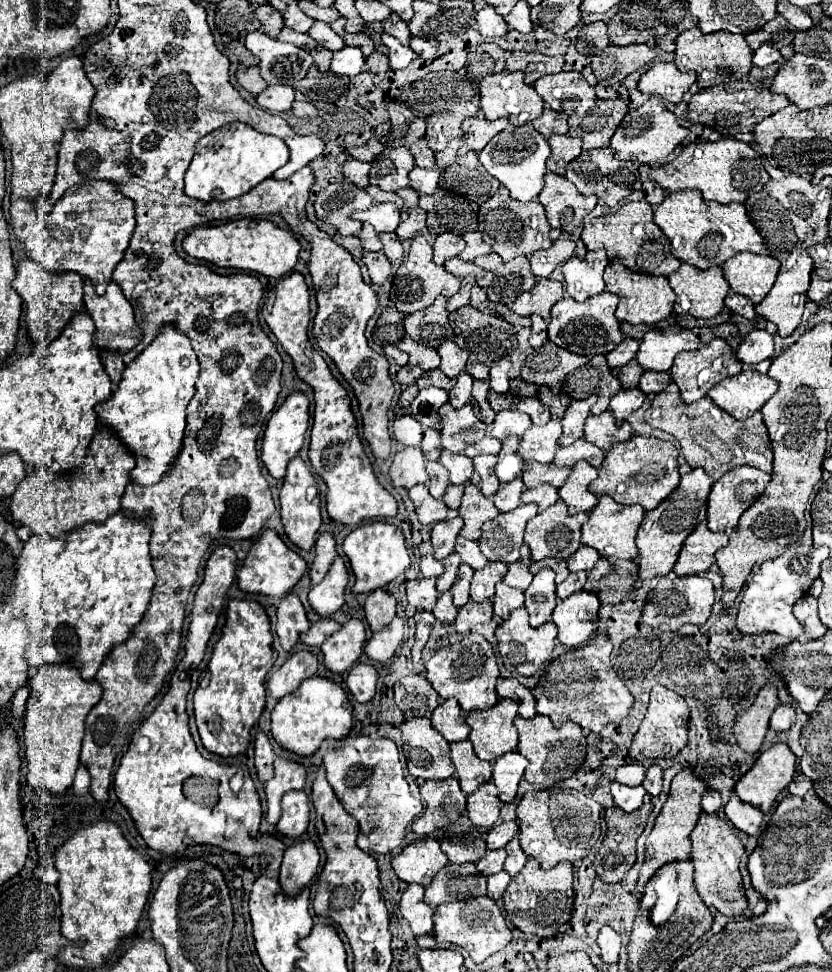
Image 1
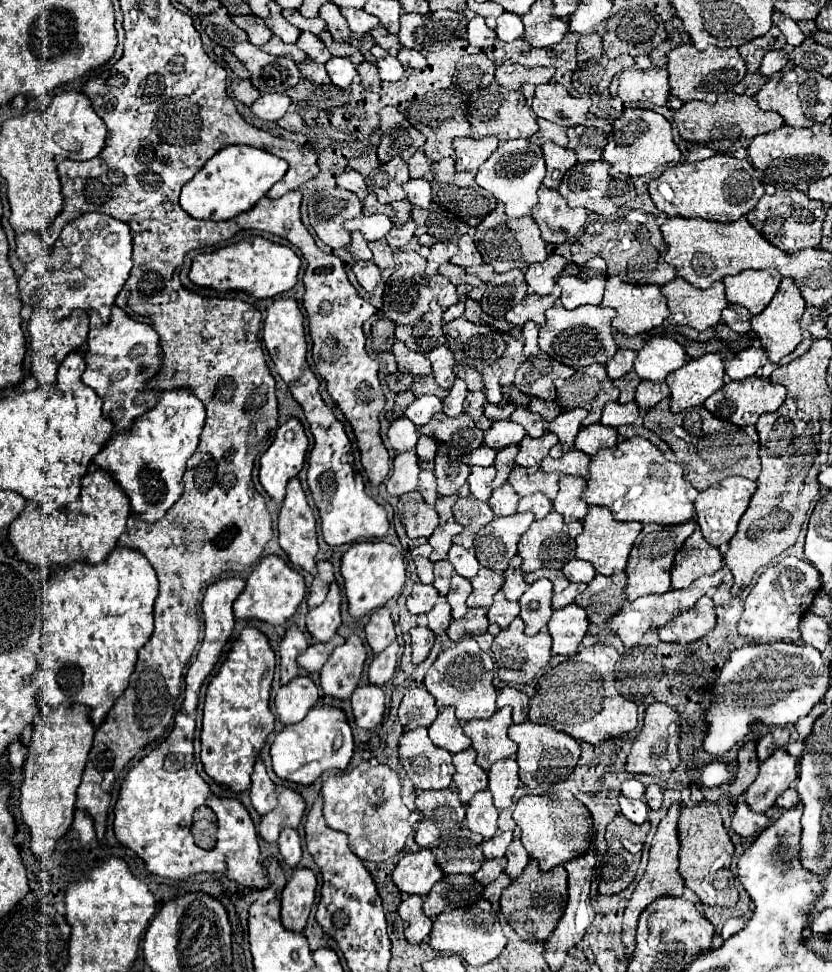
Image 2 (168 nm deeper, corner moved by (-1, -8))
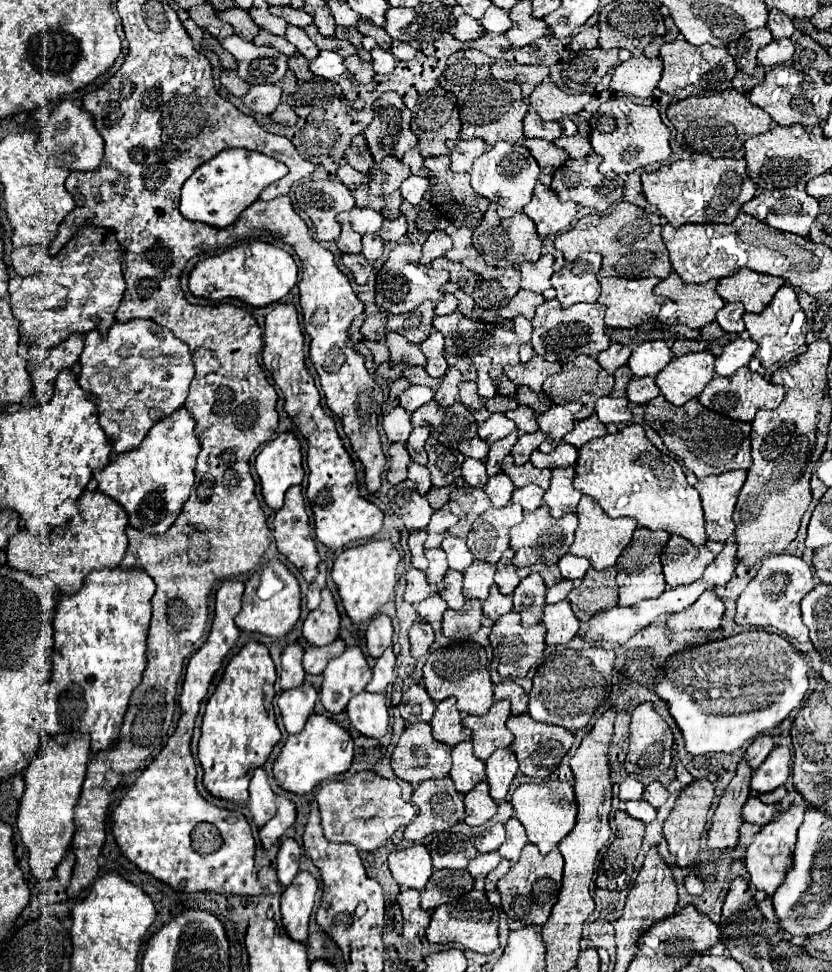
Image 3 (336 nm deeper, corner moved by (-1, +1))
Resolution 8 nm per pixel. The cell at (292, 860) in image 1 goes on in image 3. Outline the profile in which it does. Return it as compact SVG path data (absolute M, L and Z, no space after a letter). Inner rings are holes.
M299 872L295 880L283 890L281 896L281 914L283 926L289 936L297 942L305 942L307 938L307 924L315 904L317 880L311 872Z

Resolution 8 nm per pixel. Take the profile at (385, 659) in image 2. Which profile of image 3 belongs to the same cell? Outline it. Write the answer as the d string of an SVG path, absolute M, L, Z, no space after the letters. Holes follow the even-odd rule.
M389 646L375 662L373 666L373 678L367 684L365 690L369 692L387 692L387 686L393 680L393 668L395 668L395 652L393 646Z

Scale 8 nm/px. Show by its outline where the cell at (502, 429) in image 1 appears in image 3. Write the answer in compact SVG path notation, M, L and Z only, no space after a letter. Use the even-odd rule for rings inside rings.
M491 414L483 424L479 424L479 438L493 444L495 440L501 440L513 430L517 430L517 424L509 420L505 414Z

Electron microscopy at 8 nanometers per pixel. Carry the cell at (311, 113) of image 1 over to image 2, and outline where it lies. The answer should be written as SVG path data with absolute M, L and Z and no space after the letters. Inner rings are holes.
M287 111L281 119L279 119L279 125L287 131L301 131L303 129L303 119L297 111Z

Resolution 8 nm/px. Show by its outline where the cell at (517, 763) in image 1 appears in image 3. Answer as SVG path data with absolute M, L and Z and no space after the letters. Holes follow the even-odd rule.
M509 748L505 750L495 750L487 760L485 760L485 774L487 774L487 784L489 784L489 794L495 802L503 800L507 796L509 784L513 782L517 774L517 758Z

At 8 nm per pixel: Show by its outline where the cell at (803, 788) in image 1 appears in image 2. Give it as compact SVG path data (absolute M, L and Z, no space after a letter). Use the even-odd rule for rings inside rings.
M787 789L781 793L781 797L777 797L775 805L781 809L791 809L791 807L801 807L801 801L799 801L799 795L795 789Z

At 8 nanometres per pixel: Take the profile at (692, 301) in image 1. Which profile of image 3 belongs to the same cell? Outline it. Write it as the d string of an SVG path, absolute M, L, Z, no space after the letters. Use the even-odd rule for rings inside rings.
M671 272L655 288L655 294L661 294L677 304L677 320L689 328L703 328L715 320L717 310L723 308L723 298L715 290L717 280L705 284L685 284L677 272Z

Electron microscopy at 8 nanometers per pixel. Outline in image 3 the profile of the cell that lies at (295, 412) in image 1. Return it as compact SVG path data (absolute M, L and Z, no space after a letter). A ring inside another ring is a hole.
M281 432L275 440L267 442L255 460L255 470L267 506L279 510L285 490L303 480L303 456L297 436L293 432Z

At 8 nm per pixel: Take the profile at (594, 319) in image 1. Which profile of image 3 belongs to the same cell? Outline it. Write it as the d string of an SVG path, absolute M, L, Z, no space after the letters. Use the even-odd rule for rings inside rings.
M559 300L543 302L537 308L535 318L531 320L531 324L533 324L533 336L531 336L533 350L539 356L543 356L545 360L559 362L559 364L565 364L581 354L597 356L599 352L607 350L611 344L611 338L605 334L603 314L605 314L605 306L599 302L593 302L593 304L579 302L569 308L563 308L559 304Z

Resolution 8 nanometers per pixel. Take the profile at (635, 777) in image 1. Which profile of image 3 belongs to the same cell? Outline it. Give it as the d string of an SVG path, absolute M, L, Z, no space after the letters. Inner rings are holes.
M627 776L621 782L621 786L619 786L619 798L623 802L627 802L627 800L641 800L643 798L643 790L645 790L643 782L639 782L635 776Z

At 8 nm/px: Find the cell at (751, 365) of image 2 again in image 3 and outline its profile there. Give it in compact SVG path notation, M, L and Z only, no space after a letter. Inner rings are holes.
M733 340L723 348L723 354L715 362L715 372L721 376L731 376L739 368L747 366L757 352L757 344L753 340Z

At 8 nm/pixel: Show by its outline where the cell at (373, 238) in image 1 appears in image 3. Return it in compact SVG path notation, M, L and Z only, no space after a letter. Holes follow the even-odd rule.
M343 224L337 246L341 252L361 252L361 236L351 228L351 224Z

